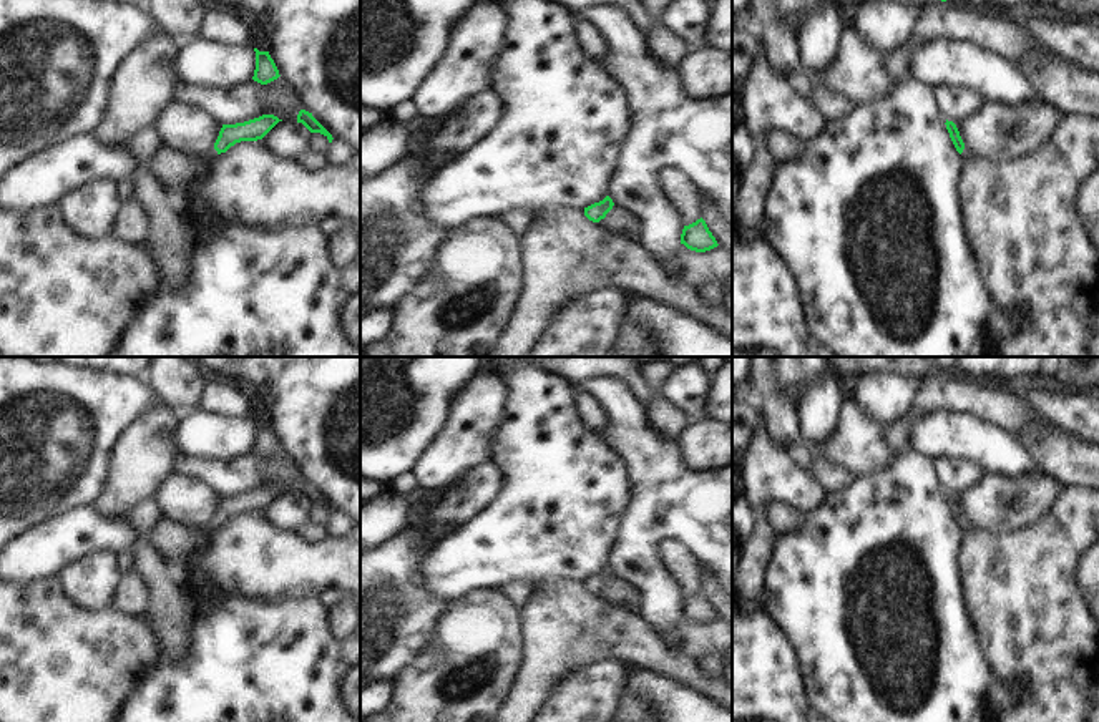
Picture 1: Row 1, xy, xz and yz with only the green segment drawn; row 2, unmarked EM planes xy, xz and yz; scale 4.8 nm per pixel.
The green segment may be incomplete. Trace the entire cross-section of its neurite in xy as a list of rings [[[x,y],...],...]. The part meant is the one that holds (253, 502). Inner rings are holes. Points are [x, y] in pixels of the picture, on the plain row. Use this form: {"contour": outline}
{"contour": [[[262,486],[244,495],[222,496],[212,523],[204,528],[184,526],[169,518],[161,518],[149,533],[149,543],[164,564],[173,568],[198,544],[204,543],[208,533],[226,524],[236,515],[262,511],[279,493],[282,491],[274,486]]]}

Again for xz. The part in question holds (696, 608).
{"contour": [[[702,589],[684,598],[681,616],[696,624],[706,624],[719,617]]]}

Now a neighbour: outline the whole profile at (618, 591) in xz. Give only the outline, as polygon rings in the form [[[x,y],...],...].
[[[613,578],[613,581],[606,586],[604,591],[599,593],[599,596],[611,604],[626,606],[633,609],[639,607],[641,599],[639,589],[621,578]]]

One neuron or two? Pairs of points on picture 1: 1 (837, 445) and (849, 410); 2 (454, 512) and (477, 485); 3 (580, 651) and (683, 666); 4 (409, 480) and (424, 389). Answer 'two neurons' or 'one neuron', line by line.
1: one neuron
2: one neuron
3: one neuron
4: two neurons

